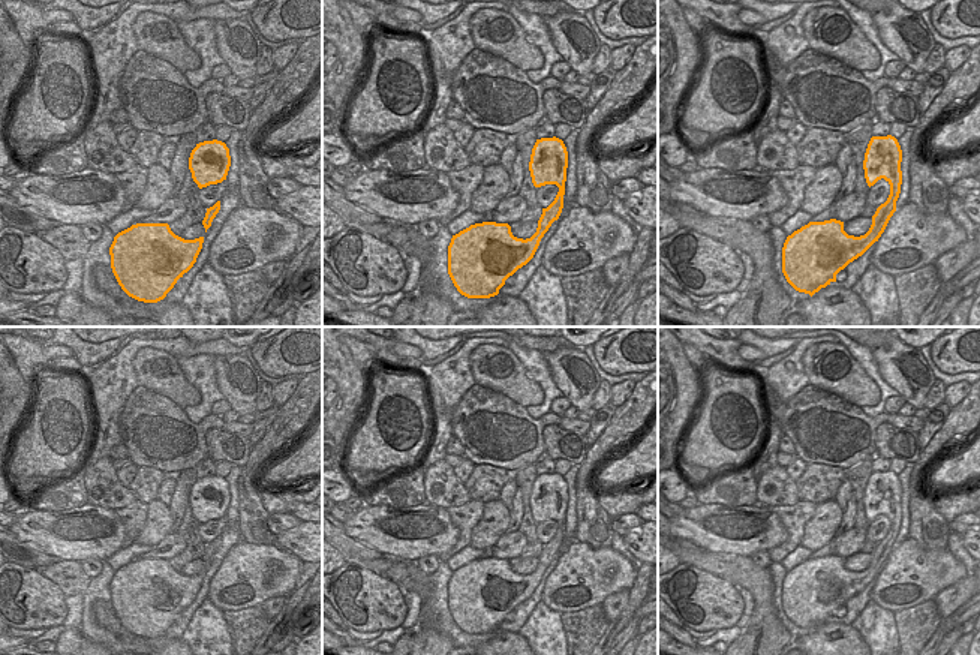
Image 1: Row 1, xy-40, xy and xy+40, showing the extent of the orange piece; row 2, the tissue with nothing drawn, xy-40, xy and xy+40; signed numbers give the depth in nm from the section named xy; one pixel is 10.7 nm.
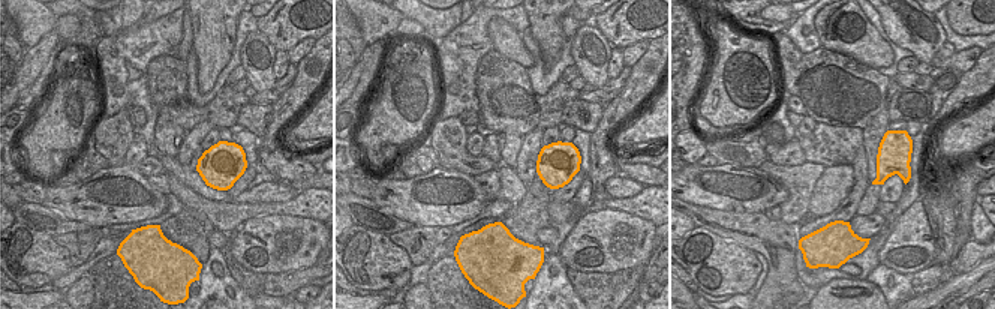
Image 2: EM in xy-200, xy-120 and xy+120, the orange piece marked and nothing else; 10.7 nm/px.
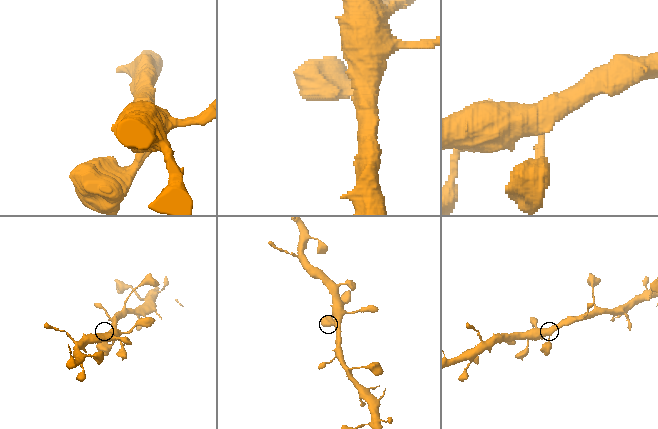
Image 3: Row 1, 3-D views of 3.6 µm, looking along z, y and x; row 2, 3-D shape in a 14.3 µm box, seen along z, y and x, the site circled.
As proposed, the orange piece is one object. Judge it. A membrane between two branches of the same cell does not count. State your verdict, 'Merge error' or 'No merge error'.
No merge error.

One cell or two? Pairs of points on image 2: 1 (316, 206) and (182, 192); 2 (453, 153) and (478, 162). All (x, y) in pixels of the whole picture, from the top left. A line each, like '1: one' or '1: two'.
1: one
2: one

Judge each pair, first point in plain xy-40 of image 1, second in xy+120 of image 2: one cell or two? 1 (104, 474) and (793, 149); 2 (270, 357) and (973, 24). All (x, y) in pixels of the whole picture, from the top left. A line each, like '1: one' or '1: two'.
1: one
2: one

